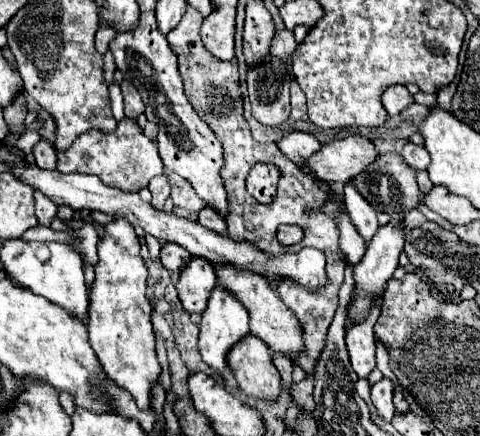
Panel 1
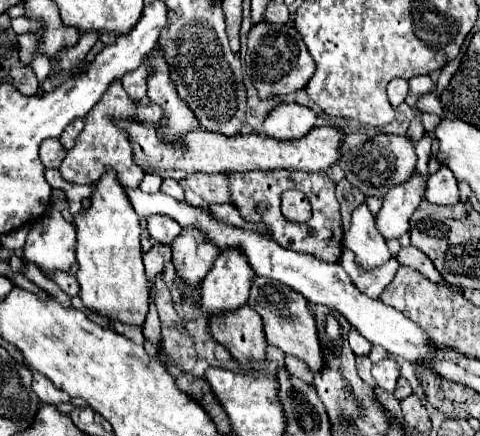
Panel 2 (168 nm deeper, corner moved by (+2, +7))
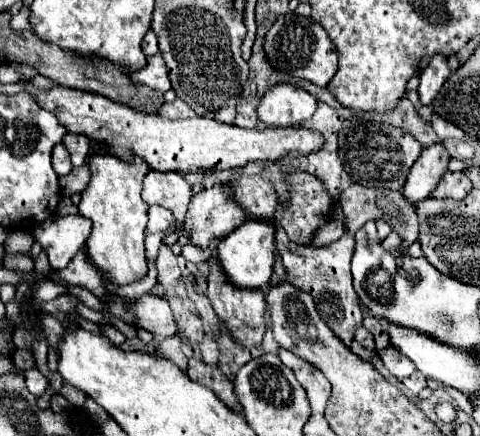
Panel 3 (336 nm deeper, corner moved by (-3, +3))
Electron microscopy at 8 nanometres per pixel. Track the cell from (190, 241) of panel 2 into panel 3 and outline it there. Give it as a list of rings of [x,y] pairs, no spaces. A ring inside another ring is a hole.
[[[217,183],[193,195],[183,221],[183,233],[191,235],[191,243],[207,247],[213,237],[225,237],[237,229],[245,217],[245,209],[237,201],[229,201],[229,193]]]

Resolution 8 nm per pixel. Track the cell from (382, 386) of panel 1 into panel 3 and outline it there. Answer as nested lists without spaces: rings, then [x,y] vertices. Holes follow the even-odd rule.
[[[391,345],[387,349],[383,349],[383,351],[379,351],[379,357],[385,363],[385,367],[389,369],[389,373],[395,375],[399,381],[409,377],[415,371],[413,361],[409,361],[405,355],[397,353],[397,349],[393,349]]]

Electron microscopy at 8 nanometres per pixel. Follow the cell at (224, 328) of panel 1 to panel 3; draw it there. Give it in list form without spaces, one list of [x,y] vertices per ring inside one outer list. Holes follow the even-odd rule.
[[[249,217],[243,225],[239,225],[229,237],[225,237],[217,249],[217,257],[221,261],[223,271],[227,273],[229,281],[237,287],[259,289],[267,285],[273,273],[275,263],[275,229],[261,217]]]

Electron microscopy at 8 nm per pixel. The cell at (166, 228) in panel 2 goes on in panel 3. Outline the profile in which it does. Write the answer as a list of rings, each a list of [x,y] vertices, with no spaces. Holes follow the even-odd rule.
[[[153,205],[149,207],[149,221],[147,221],[147,231],[149,233],[157,233],[157,231],[165,231],[173,221],[173,213],[169,213],[169,209]]]

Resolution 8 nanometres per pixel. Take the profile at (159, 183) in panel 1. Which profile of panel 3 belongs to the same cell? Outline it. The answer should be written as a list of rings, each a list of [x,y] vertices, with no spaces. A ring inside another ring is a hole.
[[[29,79],[17,81],[23,89],[39,103],[43,109],[53,109],[61,117],[61,125],[69,133],[87,135],[95,143],[105,143],[117,157],[141,157],[157,171],[177,171],[177,173],[211,173],[227,171],[233,167],[243,167],[249,161],[277,161],[285,153],[289,155],[309,155],[317,151],[323,137],[317,131],[303,127],[289,129],[241,129],[235,125],[225,125],[207,117],[193,117],[185,121],[169,121],[157,115],[139,113],[127,105],[111,101],[99,93],[89,93],[81,89],[71,89],[63,85],[53,85],[45,93],[33,89]]]

